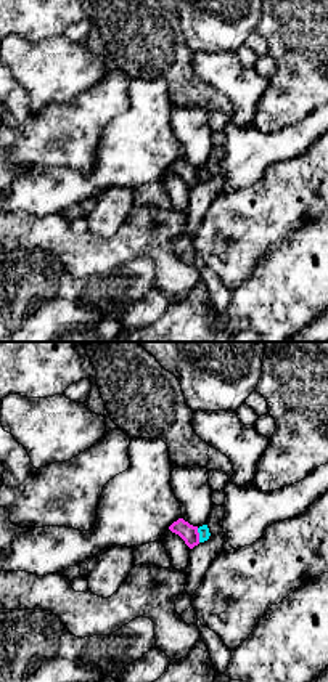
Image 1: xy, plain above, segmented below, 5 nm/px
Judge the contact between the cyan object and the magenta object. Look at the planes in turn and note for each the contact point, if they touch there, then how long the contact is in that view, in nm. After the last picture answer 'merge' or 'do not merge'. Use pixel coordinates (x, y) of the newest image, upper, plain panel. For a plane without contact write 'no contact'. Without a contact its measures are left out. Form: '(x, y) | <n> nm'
(200, 175) | 70 nm

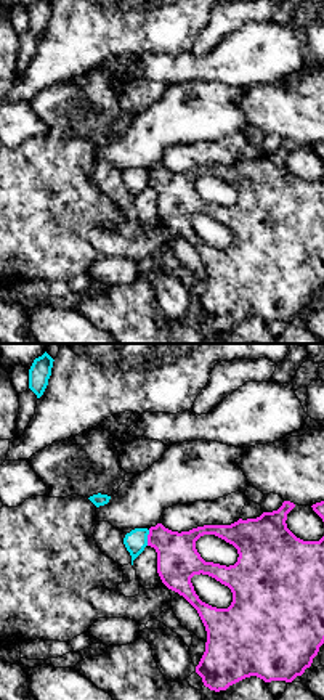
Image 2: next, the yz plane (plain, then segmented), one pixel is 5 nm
(146, 179) | 80 nm

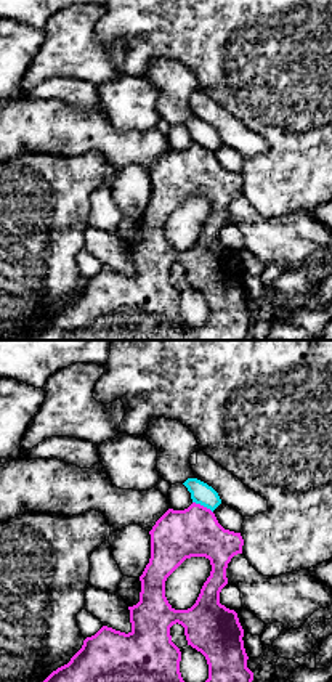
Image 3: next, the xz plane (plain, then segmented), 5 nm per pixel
(202, 145) | 120 nm

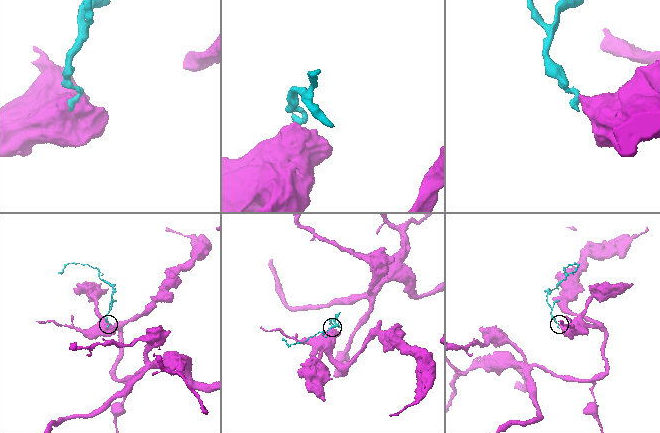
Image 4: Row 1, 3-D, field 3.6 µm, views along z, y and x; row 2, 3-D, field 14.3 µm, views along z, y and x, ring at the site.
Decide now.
do not merge

